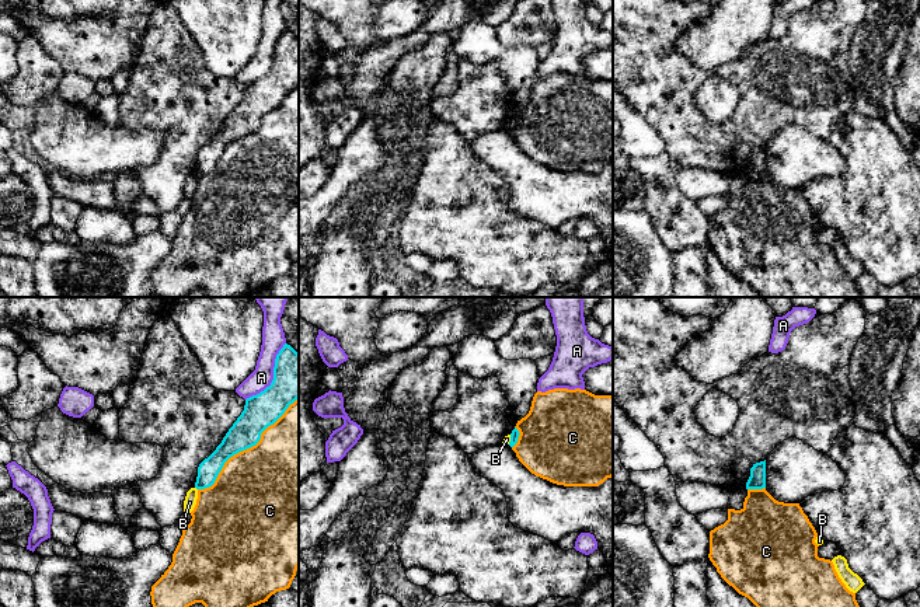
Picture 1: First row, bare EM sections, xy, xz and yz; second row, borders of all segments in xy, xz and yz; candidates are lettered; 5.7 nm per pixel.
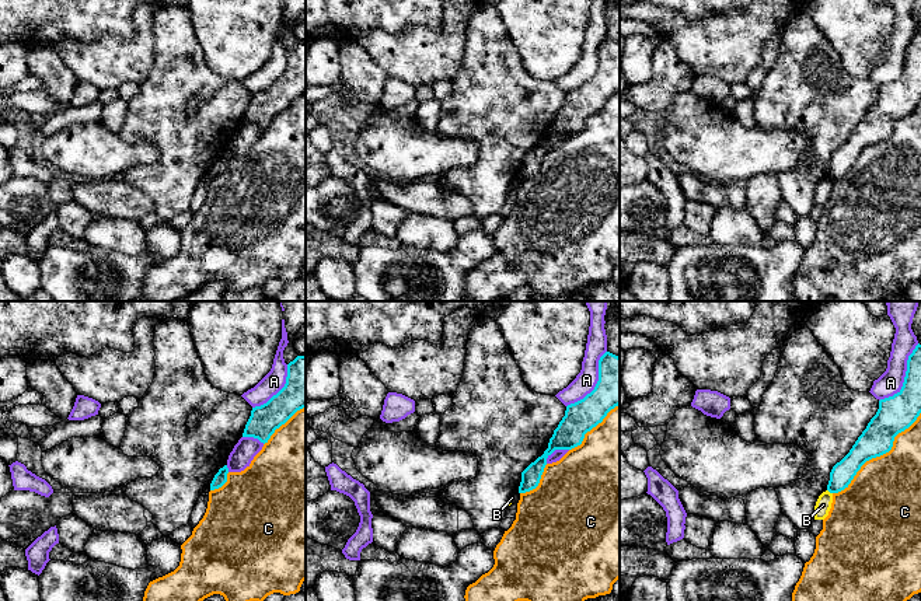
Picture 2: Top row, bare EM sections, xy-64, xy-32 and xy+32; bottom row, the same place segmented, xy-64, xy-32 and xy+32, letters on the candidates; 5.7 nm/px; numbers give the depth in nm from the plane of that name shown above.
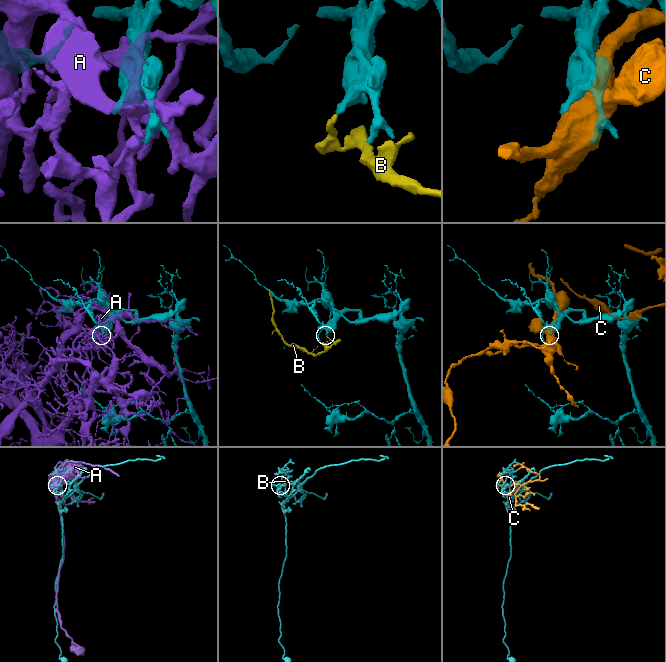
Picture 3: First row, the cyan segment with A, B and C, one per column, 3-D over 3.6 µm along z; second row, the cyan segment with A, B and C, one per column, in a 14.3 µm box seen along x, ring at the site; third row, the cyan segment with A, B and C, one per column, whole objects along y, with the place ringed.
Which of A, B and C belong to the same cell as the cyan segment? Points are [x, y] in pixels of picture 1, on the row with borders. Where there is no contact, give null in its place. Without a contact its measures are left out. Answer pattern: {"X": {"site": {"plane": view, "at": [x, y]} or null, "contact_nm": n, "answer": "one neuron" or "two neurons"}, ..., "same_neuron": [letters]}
{"A": {"site": {"plane": "xy", "at": [274, 376]}, "contact_nm": 400, "answer": "two neurons"}, "B": {"site": {"plane": "xz", "at": [511, 439]}, "contact_nm": 60, "answer": "two neurons"}, "C": {"site": {"plane": "xy", "at": [246, 449]}, "contact_nm": 800, "answer": "two neurons"}, "same_neuron": []}

